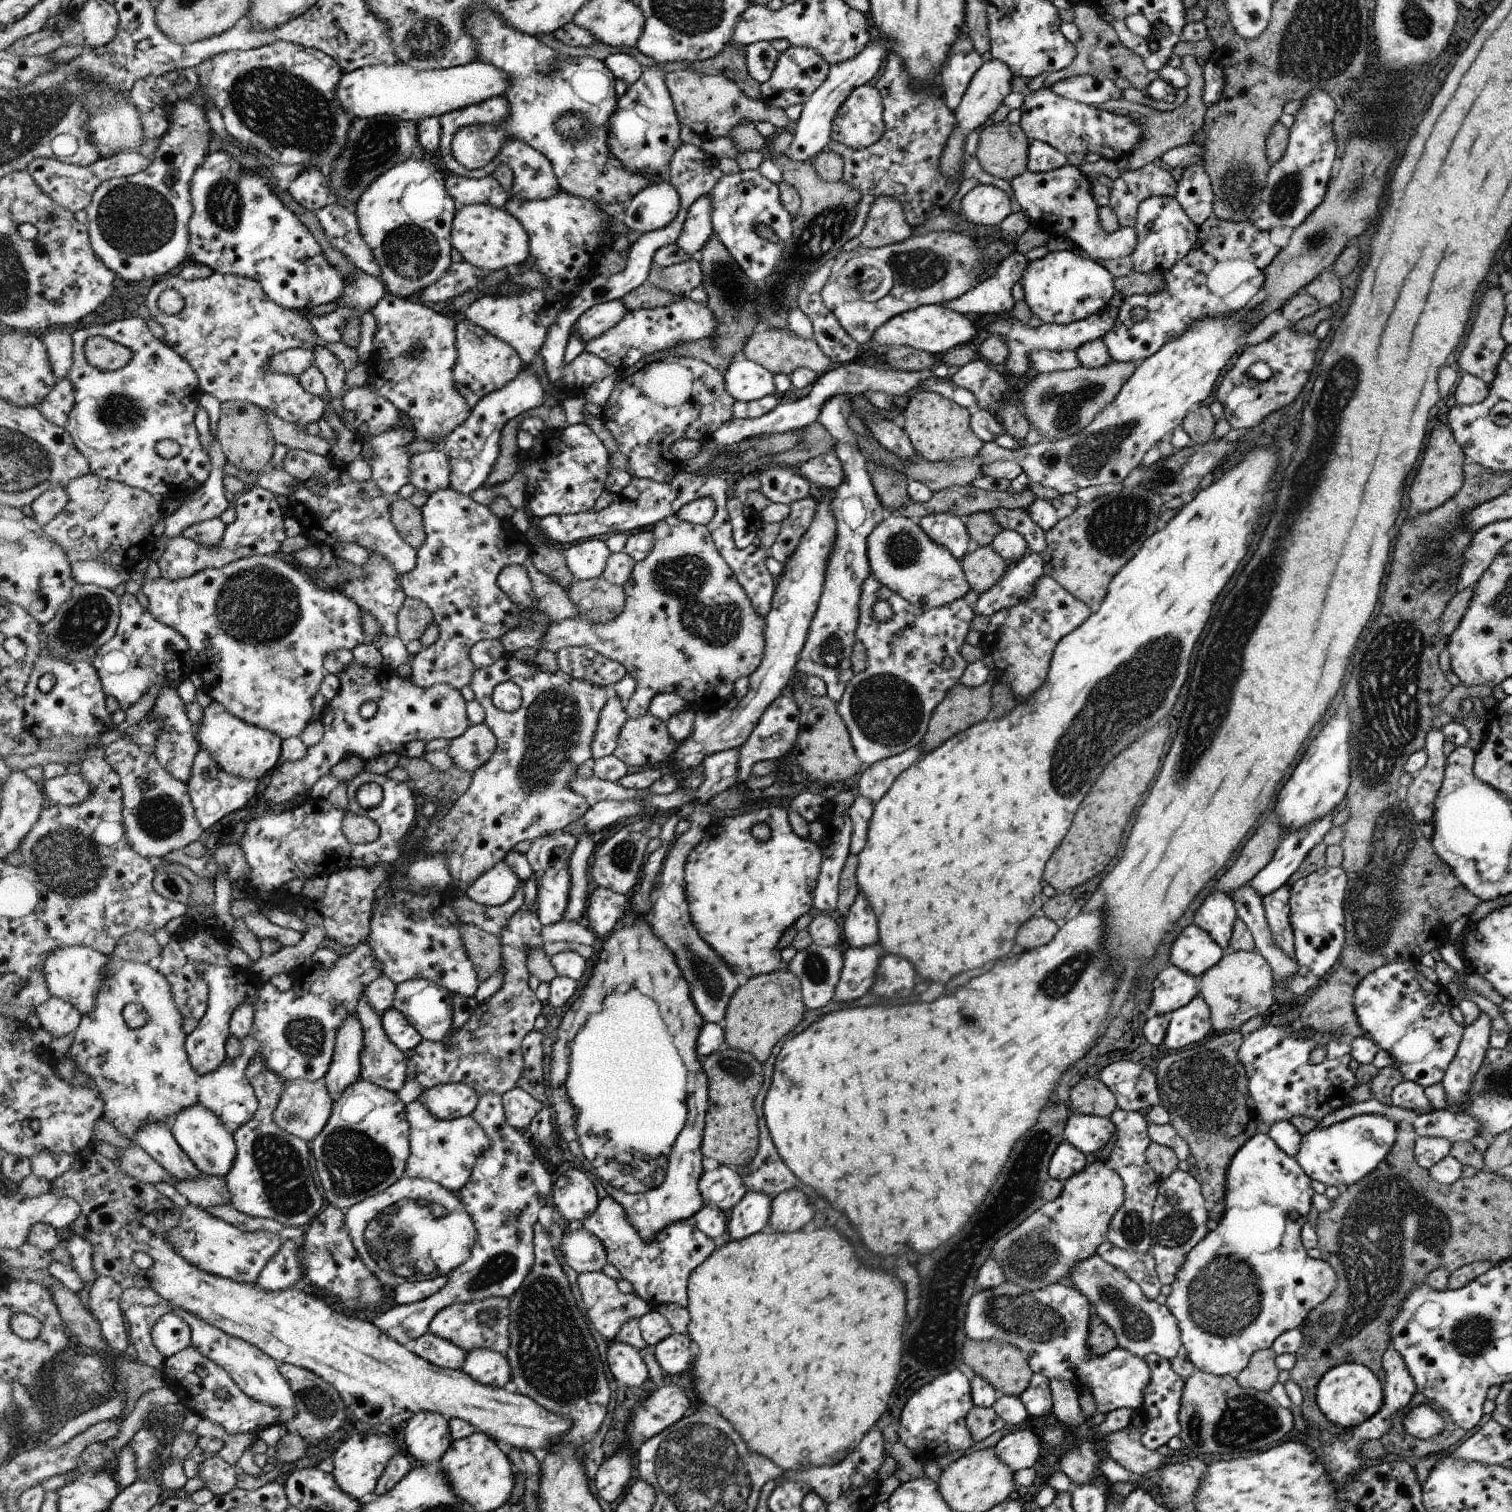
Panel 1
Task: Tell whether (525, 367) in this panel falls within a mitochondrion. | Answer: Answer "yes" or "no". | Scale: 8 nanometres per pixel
no

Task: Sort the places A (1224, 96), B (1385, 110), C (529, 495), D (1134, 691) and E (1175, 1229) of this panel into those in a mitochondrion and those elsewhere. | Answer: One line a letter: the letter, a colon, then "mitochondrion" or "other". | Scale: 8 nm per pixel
A: other
B: mitochondrion
C: other
D: mitochondrion
E: mitochondrion

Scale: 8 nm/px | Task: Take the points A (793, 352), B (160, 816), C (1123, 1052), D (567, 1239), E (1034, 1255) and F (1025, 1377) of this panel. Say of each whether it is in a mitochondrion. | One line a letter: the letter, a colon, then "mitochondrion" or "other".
A: other
B: mitochondrion
C: other
D: other
E: mitochondrion
F: other

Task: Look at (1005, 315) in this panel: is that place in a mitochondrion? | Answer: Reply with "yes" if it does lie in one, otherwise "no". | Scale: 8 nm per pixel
no

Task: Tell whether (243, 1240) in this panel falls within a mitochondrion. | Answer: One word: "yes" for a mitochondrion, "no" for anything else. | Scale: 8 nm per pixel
no

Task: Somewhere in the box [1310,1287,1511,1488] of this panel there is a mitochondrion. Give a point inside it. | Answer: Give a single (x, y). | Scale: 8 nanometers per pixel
(1475, 1335)

